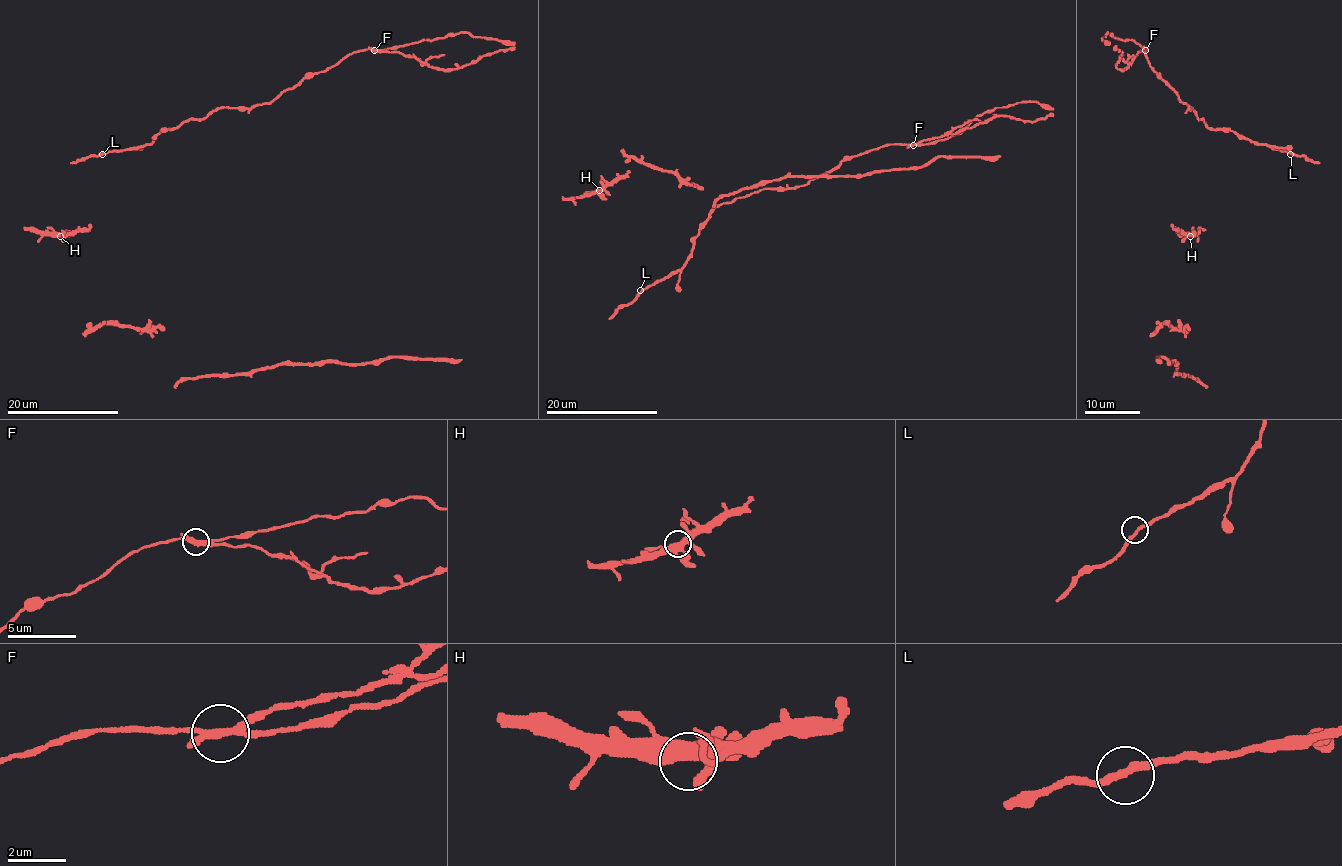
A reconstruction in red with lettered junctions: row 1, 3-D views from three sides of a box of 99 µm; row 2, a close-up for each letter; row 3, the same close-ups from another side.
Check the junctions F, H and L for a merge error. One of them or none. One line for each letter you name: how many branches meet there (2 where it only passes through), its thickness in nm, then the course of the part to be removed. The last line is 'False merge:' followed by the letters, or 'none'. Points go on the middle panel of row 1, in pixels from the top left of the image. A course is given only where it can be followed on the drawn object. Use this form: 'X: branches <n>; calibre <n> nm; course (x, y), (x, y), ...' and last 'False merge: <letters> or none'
F: branches 4; calibre 240 nm; course (913, 145), (929, 138), (954, 134), (997, 116), (1032, 121), (1046, 119), (1053, 113)
False merge: F

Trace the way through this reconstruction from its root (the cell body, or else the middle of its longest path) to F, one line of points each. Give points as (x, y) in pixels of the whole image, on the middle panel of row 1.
F: (640, 290), (684, 265), (700, 224), (717, 206), (764, 188), (803, 185), (845, 159), (888, 144), (913, 145)

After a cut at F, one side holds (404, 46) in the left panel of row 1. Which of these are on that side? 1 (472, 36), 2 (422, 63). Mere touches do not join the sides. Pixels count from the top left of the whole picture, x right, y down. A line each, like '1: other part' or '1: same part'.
1: same part
2: other part

